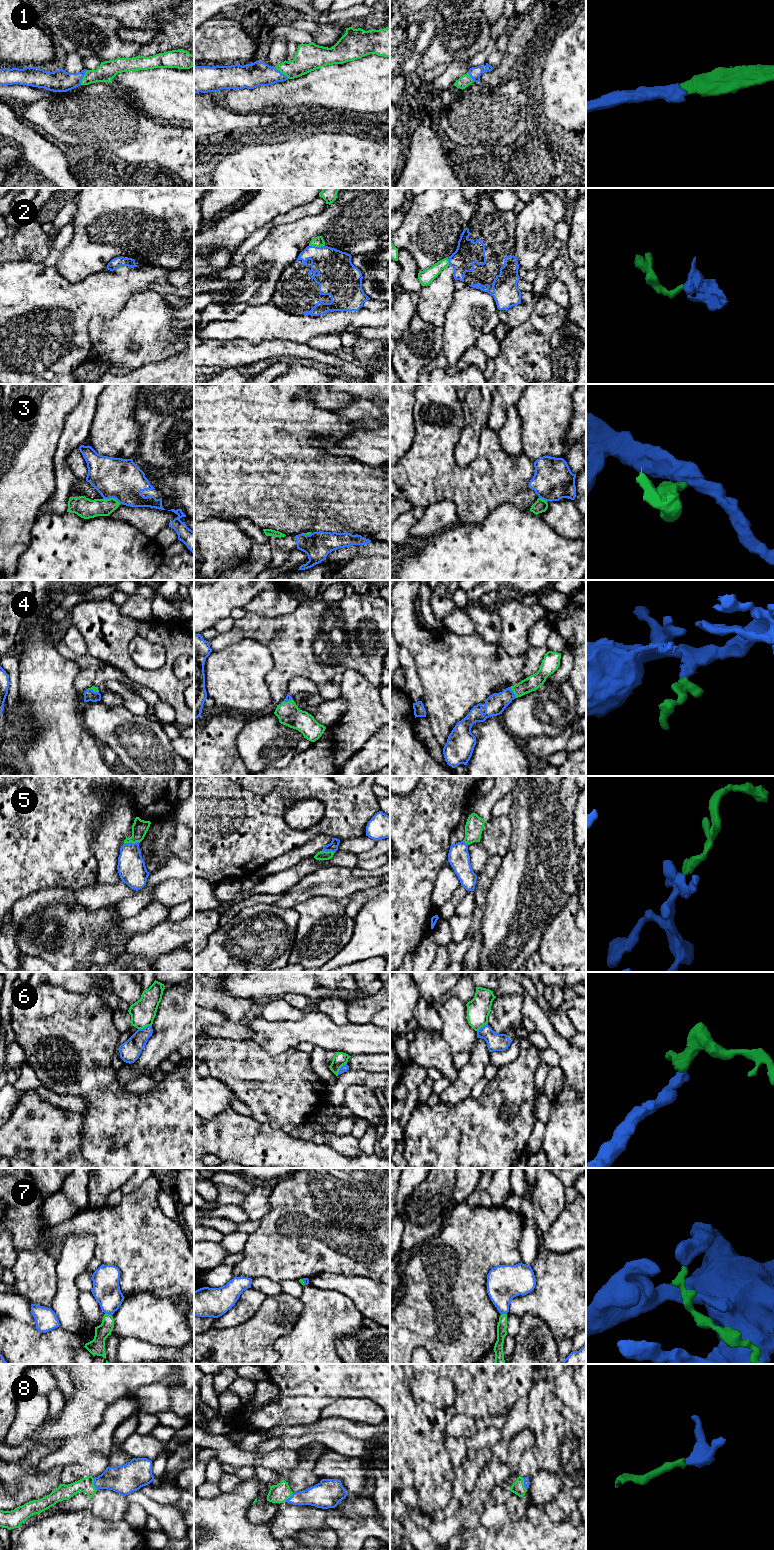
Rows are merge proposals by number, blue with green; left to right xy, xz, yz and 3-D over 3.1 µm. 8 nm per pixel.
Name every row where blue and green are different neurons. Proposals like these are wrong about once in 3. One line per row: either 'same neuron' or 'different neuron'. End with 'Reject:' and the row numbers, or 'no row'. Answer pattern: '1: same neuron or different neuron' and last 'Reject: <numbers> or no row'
1: same neuron
2: same neuron
3: same neuron
4: same neuron
5: different neuron
6: different neuron
7: different neuron
8: same neuron
Reject: 5, 6, 7

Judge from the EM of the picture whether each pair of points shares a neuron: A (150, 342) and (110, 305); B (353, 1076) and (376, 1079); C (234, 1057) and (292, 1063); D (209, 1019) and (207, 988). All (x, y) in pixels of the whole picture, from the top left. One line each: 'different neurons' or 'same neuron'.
A: different neurons
B: same neuron
C: same neuron
D: different neurons

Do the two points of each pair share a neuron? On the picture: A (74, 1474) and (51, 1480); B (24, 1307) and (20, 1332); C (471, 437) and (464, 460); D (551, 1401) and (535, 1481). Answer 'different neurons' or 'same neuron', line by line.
A: different neurons
B: different neurons
C: same neuron
D: different neurons

